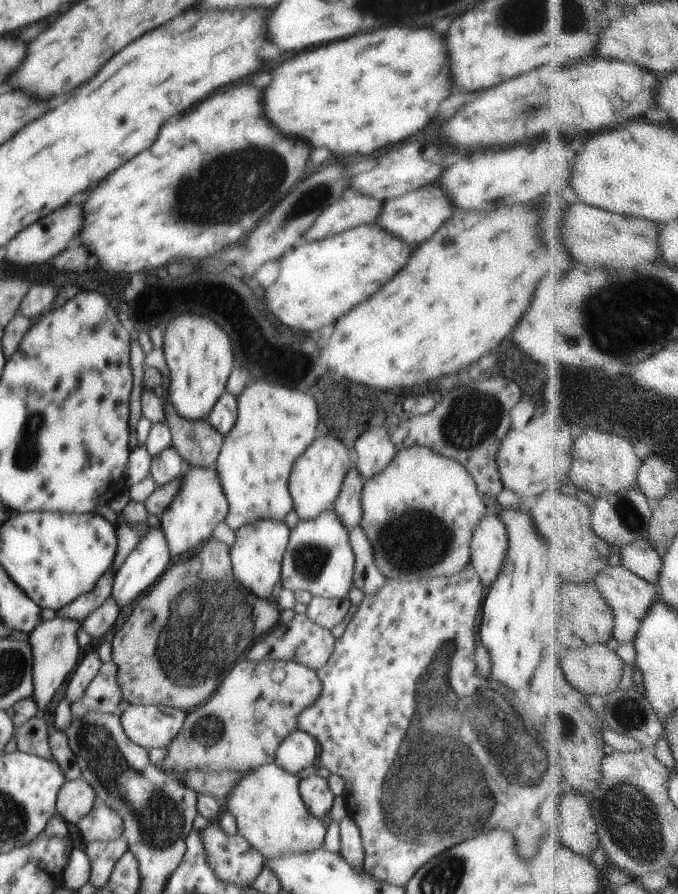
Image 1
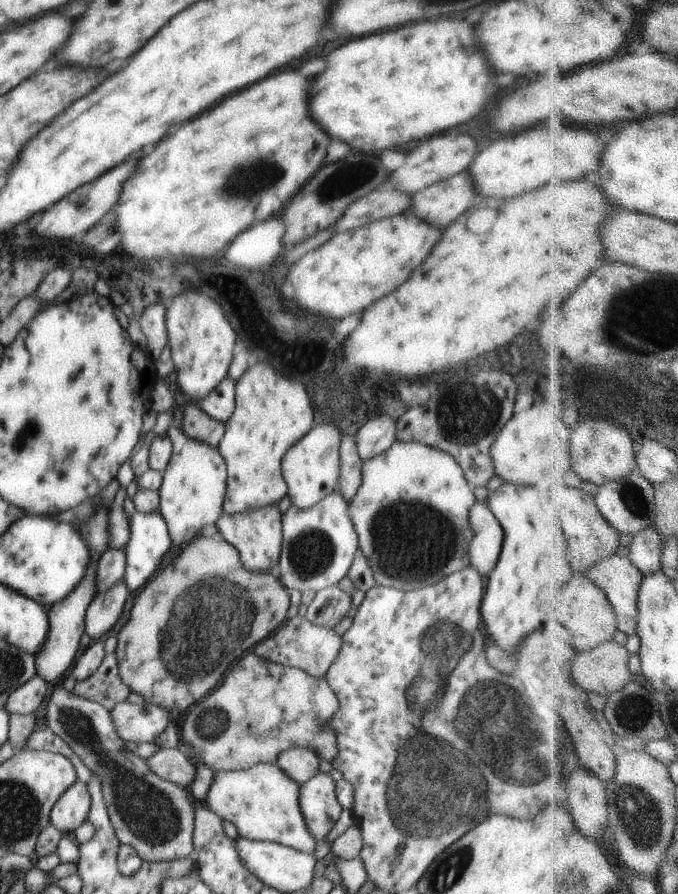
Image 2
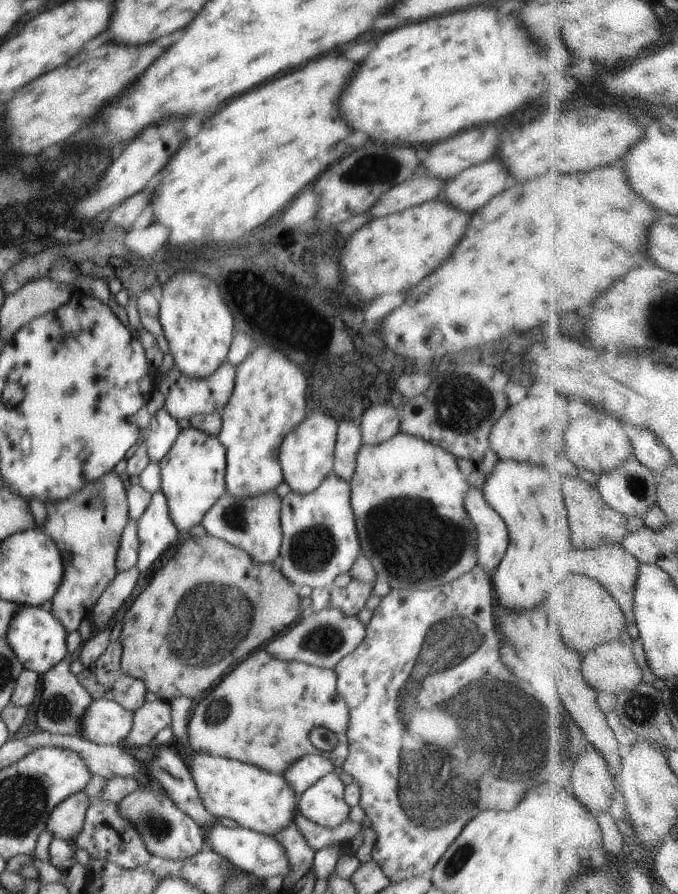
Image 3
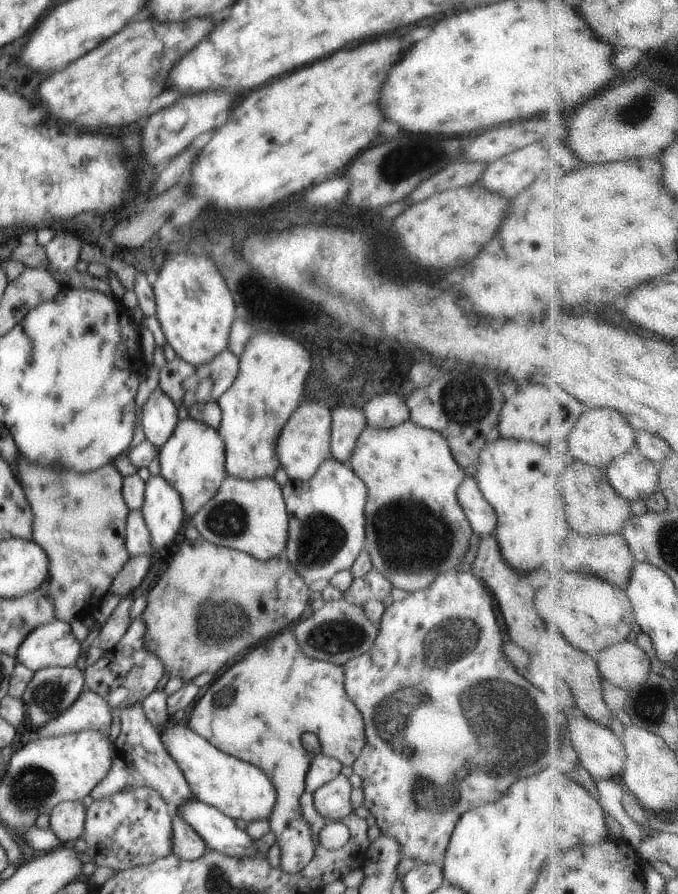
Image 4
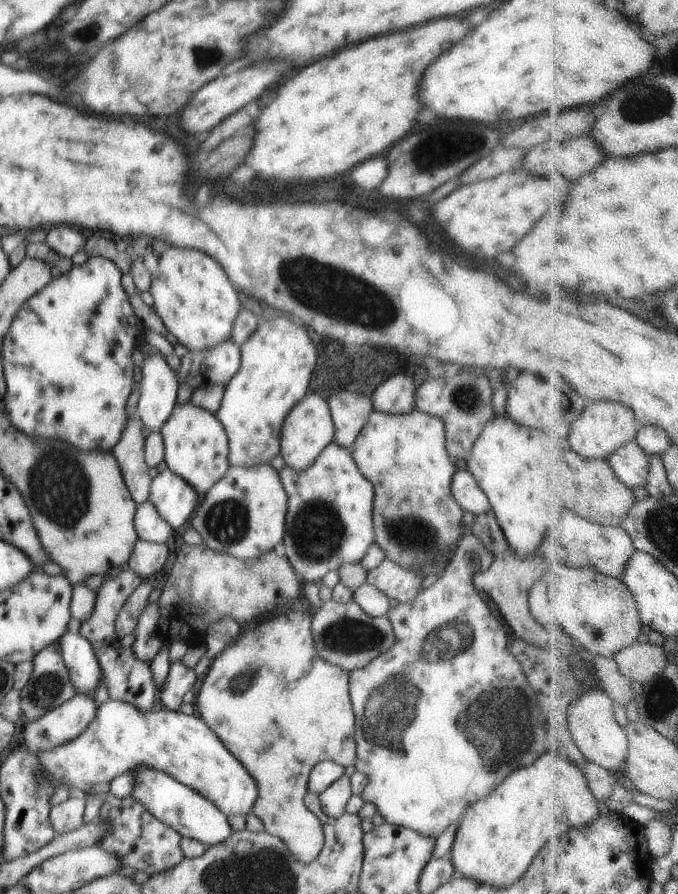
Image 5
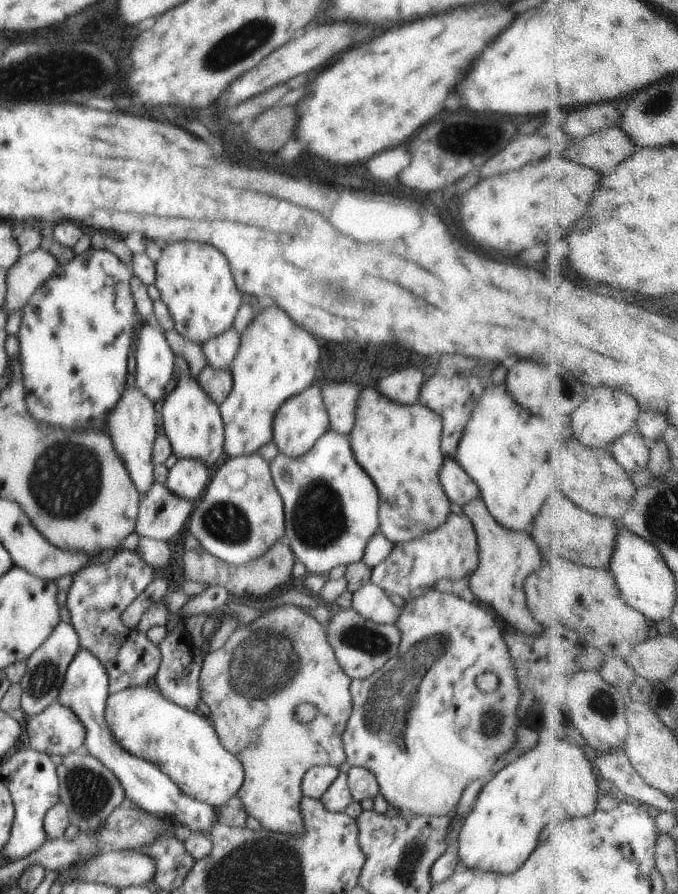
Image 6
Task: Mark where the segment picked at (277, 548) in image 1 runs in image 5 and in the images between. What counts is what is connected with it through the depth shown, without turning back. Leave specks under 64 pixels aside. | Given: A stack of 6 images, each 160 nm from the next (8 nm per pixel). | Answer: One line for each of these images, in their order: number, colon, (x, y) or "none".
2: (257, 534)
3: (254, 524)
4: (249, 516)
5: (244, 515)

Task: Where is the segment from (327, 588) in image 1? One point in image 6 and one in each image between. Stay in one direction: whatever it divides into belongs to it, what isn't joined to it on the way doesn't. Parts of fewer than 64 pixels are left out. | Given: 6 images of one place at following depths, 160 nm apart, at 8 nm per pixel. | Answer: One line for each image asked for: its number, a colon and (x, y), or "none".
2: (319, 543)
3: (320, 541)
4: (326, 519)
5: (329, 517)
6: (331, 505)

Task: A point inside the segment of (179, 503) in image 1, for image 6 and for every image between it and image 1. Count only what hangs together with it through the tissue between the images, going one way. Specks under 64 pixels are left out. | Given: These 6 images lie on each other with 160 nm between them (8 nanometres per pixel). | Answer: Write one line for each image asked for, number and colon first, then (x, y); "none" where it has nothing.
2: (191, 495)
3: (193, 473)
4: (192, 461)
5: (196, 448)
6: (192, 421)

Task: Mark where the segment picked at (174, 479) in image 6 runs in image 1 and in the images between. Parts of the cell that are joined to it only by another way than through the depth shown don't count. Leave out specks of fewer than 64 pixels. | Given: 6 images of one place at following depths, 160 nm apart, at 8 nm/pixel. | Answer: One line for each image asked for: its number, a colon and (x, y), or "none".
1: (140, 570)
2: (149, 541)
3: (156, 532)
4: (162, 509)
5: (176, 502)

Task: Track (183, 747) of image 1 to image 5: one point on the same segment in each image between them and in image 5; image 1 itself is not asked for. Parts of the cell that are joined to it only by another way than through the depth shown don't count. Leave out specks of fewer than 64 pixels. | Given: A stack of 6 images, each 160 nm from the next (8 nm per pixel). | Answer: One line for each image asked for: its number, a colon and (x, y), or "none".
2: (262, 708)
3: (261, 713)
4: (257, 711)
5: (297, 713)

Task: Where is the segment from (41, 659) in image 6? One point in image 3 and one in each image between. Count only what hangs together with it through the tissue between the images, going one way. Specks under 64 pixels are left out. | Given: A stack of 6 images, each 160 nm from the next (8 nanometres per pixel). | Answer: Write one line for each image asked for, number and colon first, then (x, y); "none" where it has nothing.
3: (63, 702)
4: (53, 689)
5: (50, 686)

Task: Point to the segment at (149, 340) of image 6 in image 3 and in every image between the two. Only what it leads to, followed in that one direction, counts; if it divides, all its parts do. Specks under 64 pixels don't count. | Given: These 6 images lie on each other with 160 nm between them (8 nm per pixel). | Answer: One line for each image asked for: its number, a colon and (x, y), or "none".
3: (164, 430)
4: (159, 415)
5: (158, 390)

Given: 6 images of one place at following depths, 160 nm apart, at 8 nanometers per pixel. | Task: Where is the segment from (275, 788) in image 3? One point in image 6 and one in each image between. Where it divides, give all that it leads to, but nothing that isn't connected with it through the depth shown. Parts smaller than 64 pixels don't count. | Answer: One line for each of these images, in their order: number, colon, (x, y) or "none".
4: (239, 790)
5: (120, 738)
6: (185, 746)

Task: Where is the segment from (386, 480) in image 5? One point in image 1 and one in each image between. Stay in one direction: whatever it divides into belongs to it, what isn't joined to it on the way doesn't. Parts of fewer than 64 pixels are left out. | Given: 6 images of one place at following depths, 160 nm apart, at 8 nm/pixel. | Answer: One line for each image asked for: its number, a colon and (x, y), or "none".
1: (419, 513)
2: (411, 511)
3: (407, 495)
4: (414, 522)

